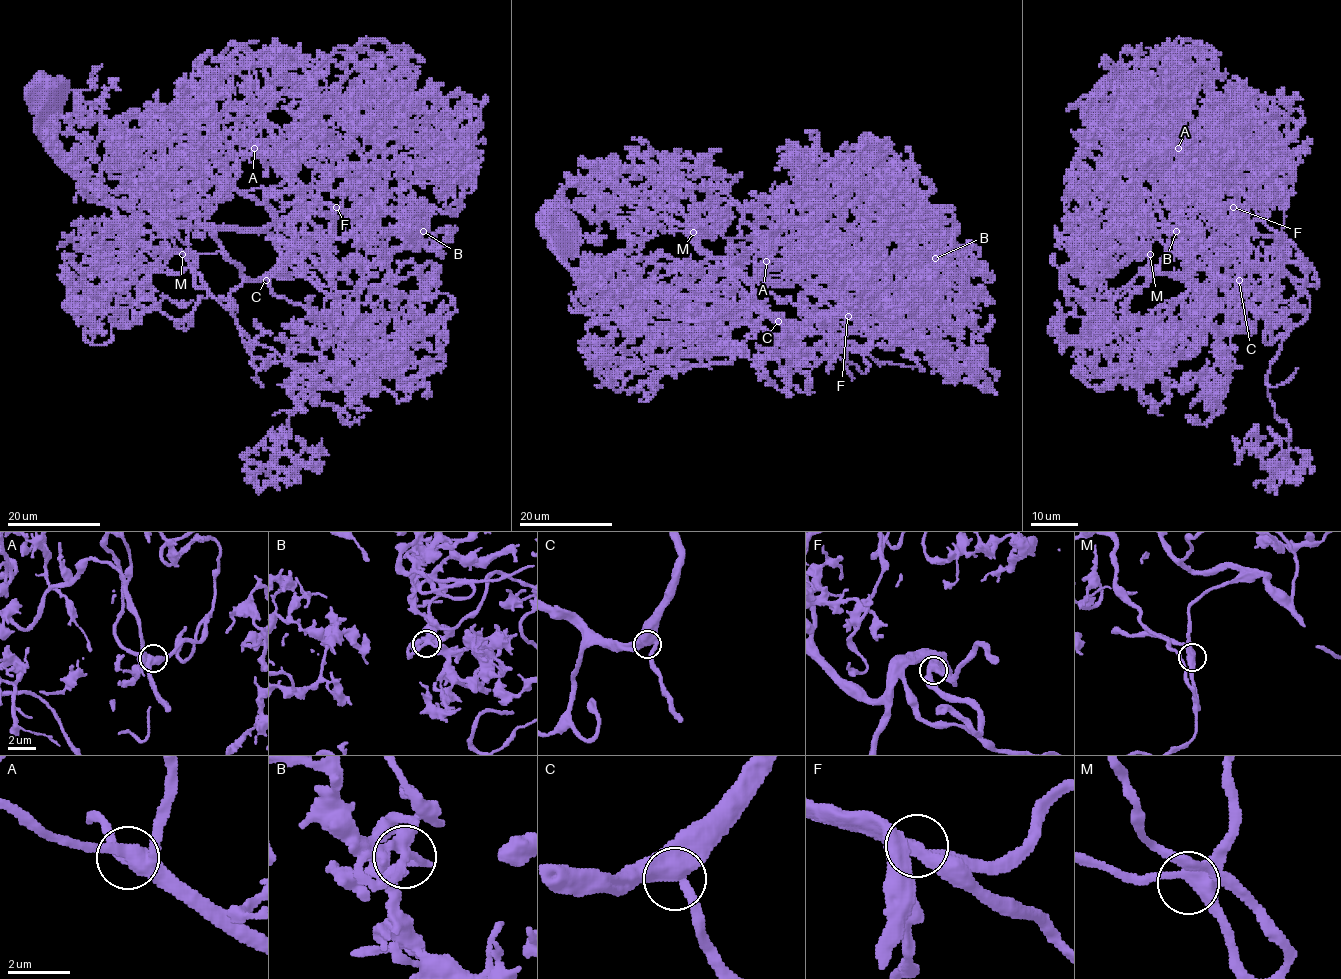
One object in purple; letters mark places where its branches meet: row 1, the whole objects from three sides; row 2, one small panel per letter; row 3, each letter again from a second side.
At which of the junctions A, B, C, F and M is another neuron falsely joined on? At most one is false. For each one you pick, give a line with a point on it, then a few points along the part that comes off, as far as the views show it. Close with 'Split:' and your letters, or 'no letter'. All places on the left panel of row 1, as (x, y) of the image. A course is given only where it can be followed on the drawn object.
Split: no letter

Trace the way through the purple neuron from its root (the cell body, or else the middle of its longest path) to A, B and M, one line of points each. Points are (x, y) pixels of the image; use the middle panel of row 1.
A: (552, 228), (559, 256), (600, 285), (747, 304), (795, 321), (820, 321), (843, 303), (823, 270), (766, 261)
B: (552, 228), (559, 256), (600, 285), (795, 321), (854, 314), (870, 331), (887, 312), (938, 317), (934, 258)
M: (552, 228), (559, 256), (600, 285), (747, 304), (790, 332), (693, 232)

